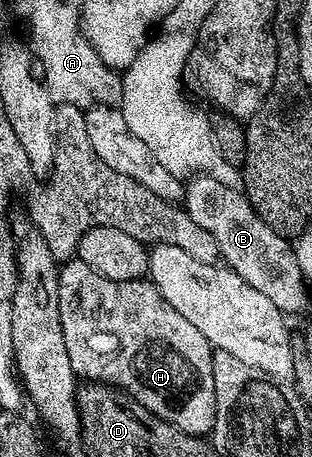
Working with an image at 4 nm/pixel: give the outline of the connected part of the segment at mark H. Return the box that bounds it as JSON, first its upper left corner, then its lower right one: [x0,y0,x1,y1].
[57,259,217,434]

